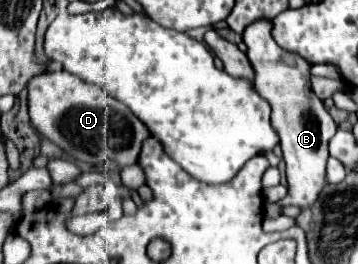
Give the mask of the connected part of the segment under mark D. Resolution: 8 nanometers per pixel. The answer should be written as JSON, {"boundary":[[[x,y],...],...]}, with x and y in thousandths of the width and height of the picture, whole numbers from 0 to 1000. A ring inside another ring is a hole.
{"boundary":[[[182,265],[92,288],[75,311],[75,394],[87,470],[126,523],[193,591],[265,629],[293,606],[321,606],[338,629],[383,614],[394,545],[416,515],[411,477],[344,386]]]}

